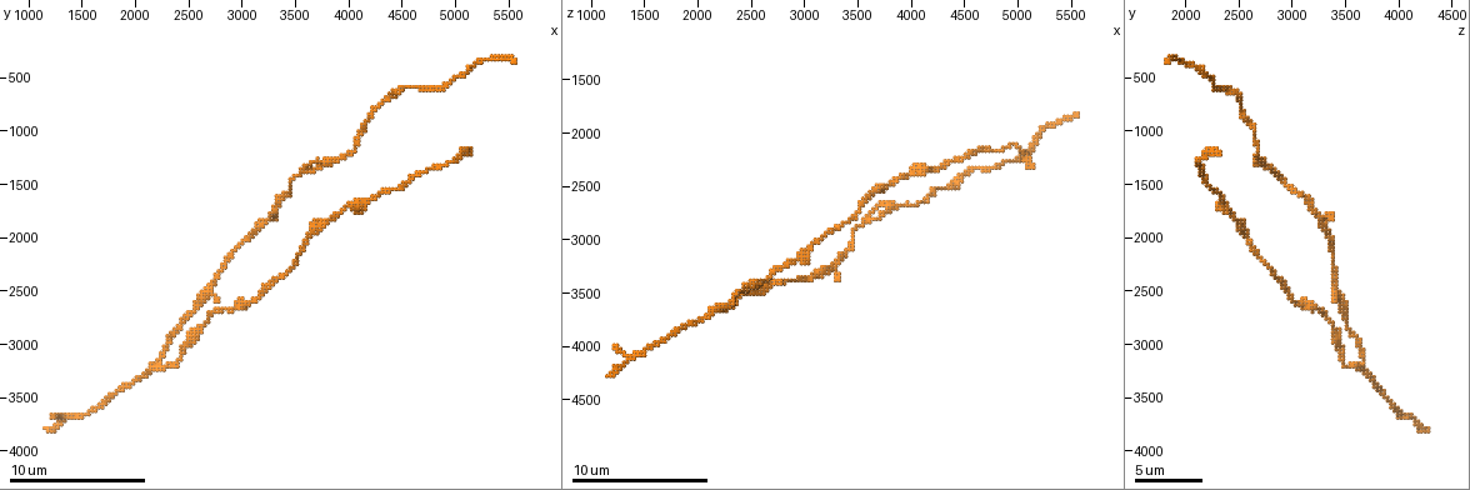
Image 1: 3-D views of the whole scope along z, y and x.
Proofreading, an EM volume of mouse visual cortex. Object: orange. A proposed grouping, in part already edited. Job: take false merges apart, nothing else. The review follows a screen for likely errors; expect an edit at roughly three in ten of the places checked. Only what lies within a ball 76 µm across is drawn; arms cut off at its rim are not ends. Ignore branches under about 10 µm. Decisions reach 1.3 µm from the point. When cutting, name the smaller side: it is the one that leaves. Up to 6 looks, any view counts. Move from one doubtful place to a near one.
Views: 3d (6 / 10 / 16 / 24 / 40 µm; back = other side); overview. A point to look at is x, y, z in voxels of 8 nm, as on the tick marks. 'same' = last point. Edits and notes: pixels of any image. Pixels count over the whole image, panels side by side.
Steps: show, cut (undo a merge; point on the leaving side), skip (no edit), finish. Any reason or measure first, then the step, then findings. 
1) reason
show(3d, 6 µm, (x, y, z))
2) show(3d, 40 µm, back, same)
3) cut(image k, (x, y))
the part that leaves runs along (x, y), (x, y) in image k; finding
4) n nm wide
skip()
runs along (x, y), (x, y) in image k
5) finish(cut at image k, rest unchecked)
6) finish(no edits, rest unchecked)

two arms in line, one across
show(3d, 10 µm, (3260, 1780, 3240))

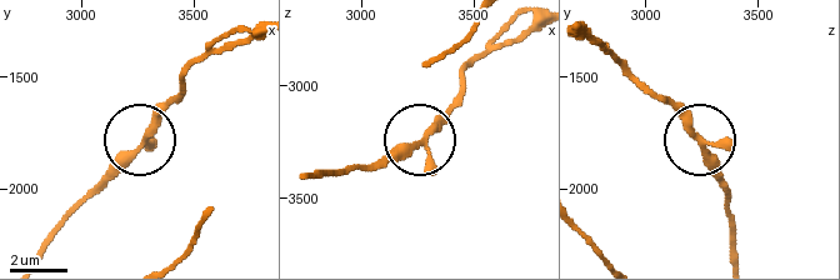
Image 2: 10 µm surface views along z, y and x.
cut(image 2, (166, 100))
the part that leaves runs along (694, 128), (584, 30) in image 2; two neurons meet here

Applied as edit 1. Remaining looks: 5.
show(overview)

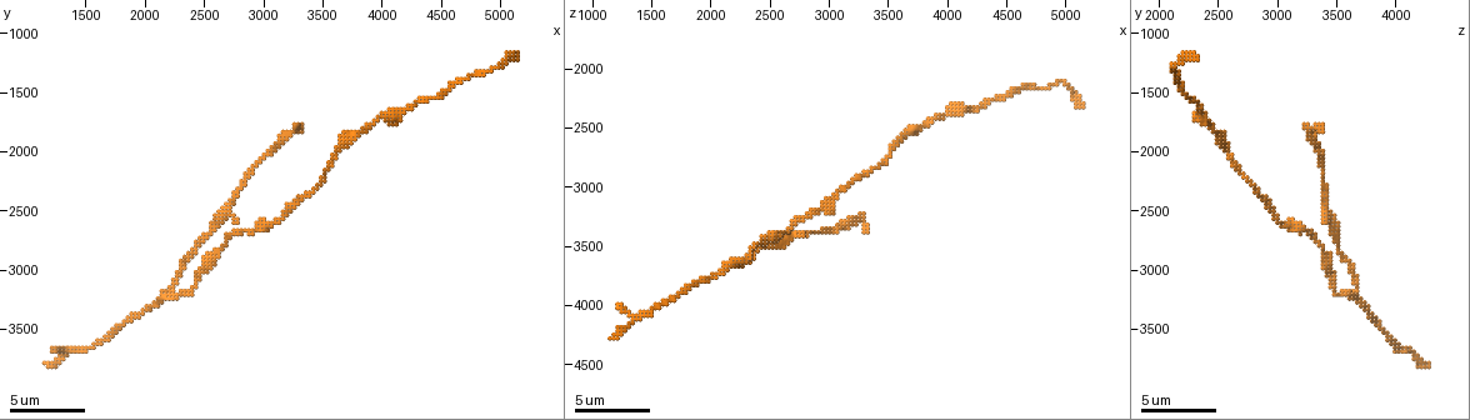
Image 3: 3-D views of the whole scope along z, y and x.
calibre changes
show(3d, 10 µm, (3080, 2580, 3040))

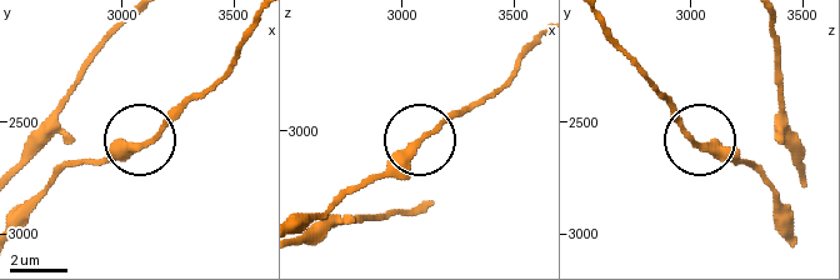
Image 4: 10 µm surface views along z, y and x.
240 nm wide
cut(image 4, (185, 100))
the part that leaves runs along (161, 130), (224, 73), (251, 23) in image 4; two neurons meet here

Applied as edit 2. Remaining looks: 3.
show(overview)

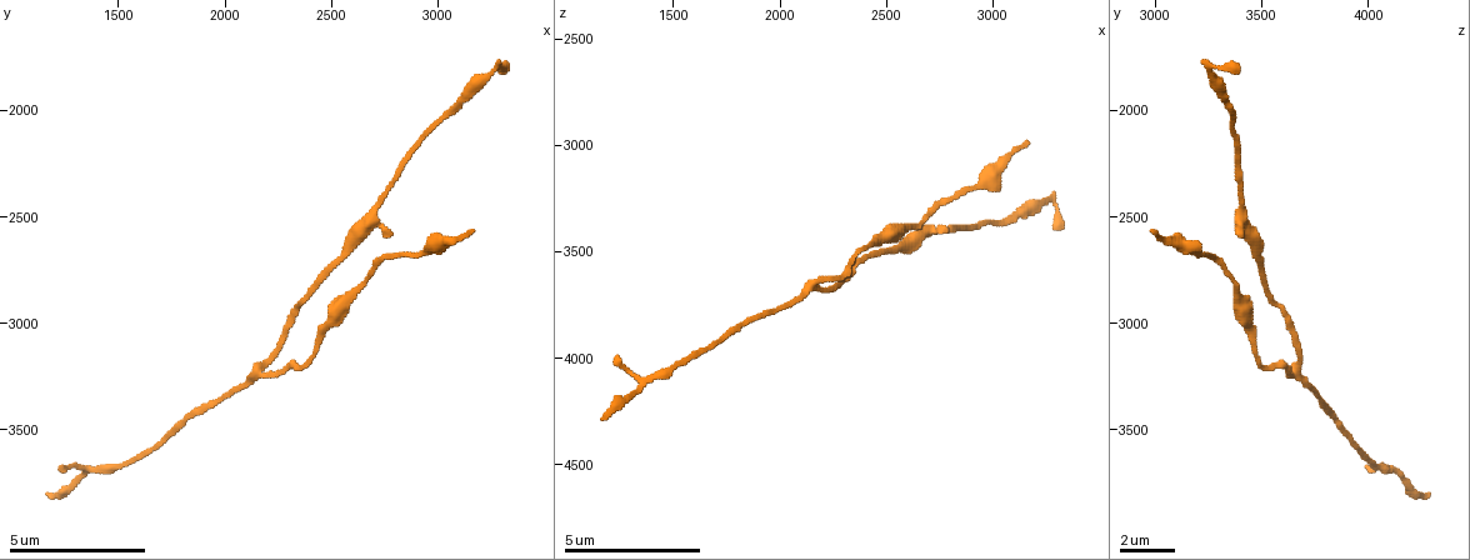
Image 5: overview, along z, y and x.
thin arm on a thick one
show(3d, 10 µm, (2680, 2500, 3410))

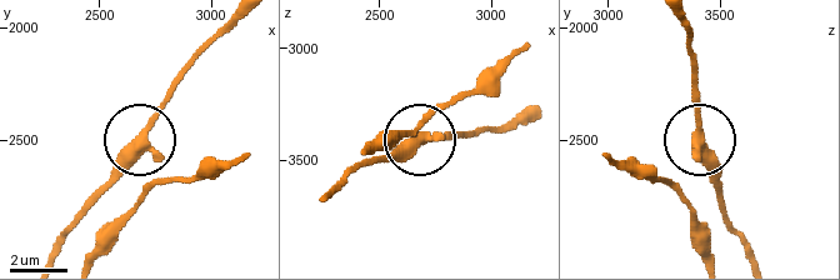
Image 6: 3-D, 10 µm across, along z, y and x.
3 arms
skip()
continuous, no second neuron

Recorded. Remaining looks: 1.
finish(cut at image 2, cut at image 4, rest unchecked)

